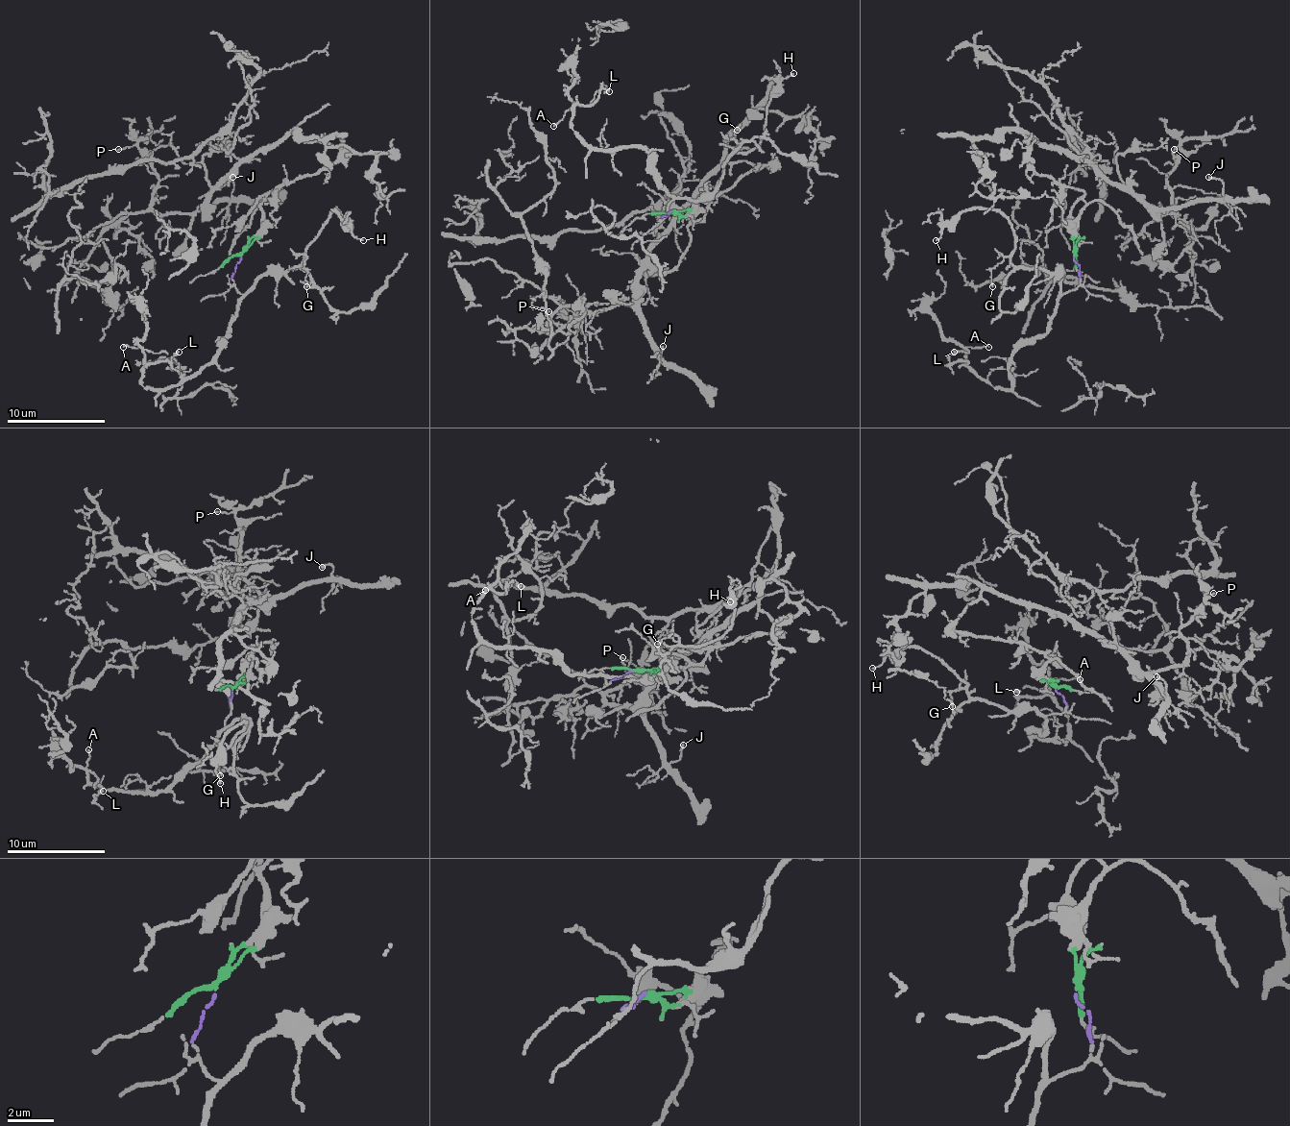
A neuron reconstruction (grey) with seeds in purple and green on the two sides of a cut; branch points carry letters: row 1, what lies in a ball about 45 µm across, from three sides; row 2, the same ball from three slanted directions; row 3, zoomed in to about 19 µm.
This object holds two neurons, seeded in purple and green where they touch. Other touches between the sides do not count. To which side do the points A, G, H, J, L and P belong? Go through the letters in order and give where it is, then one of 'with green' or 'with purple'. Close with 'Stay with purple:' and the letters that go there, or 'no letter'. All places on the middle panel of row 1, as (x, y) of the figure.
A: (553, 126) | with purple
G: (737, 130) | with purple
H: (793, 73) | with purple
J: (663, 346) | with green
L: (609, 91) | with purple
P: (548, 311) | with green
Stay with purple: A, G, H, L

